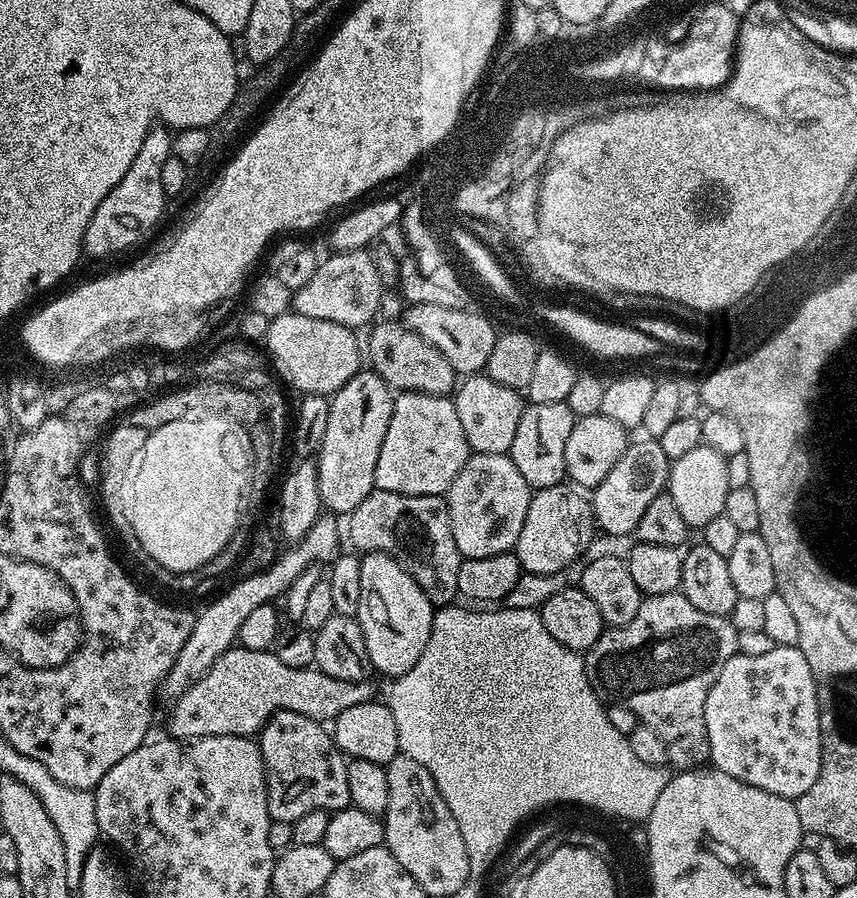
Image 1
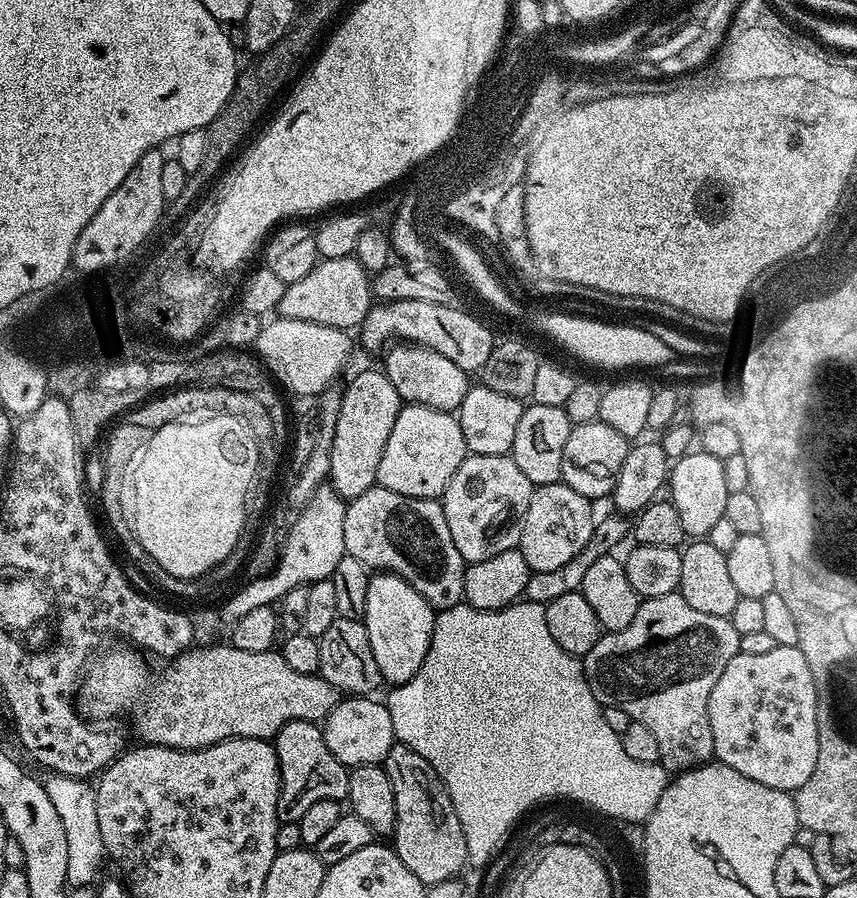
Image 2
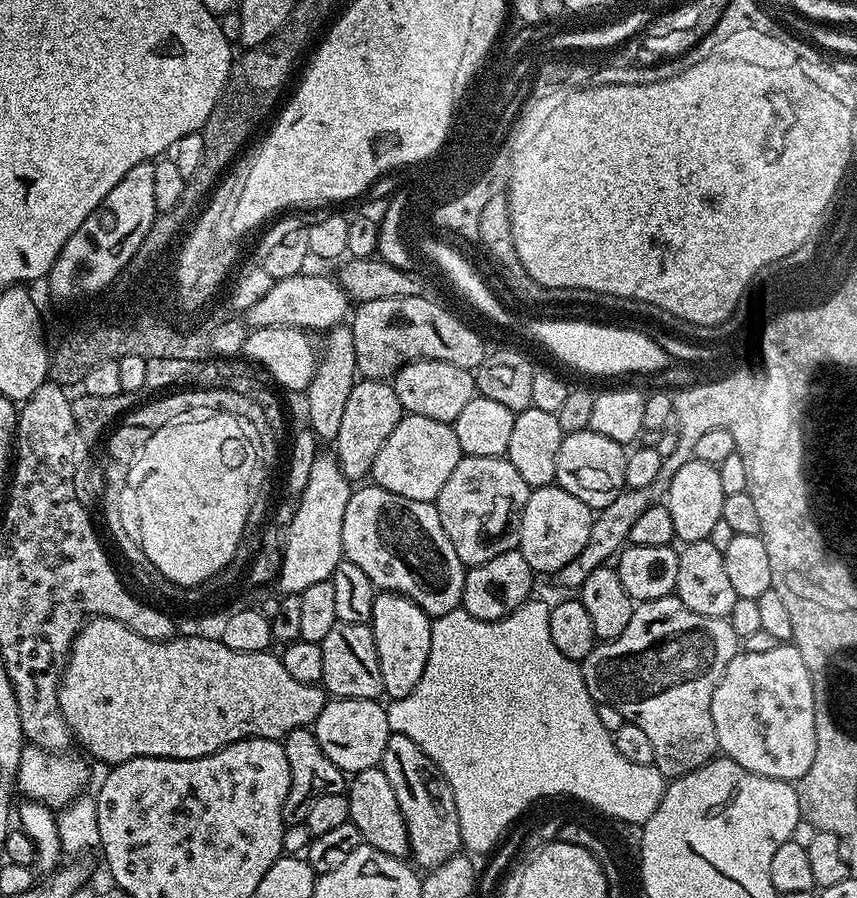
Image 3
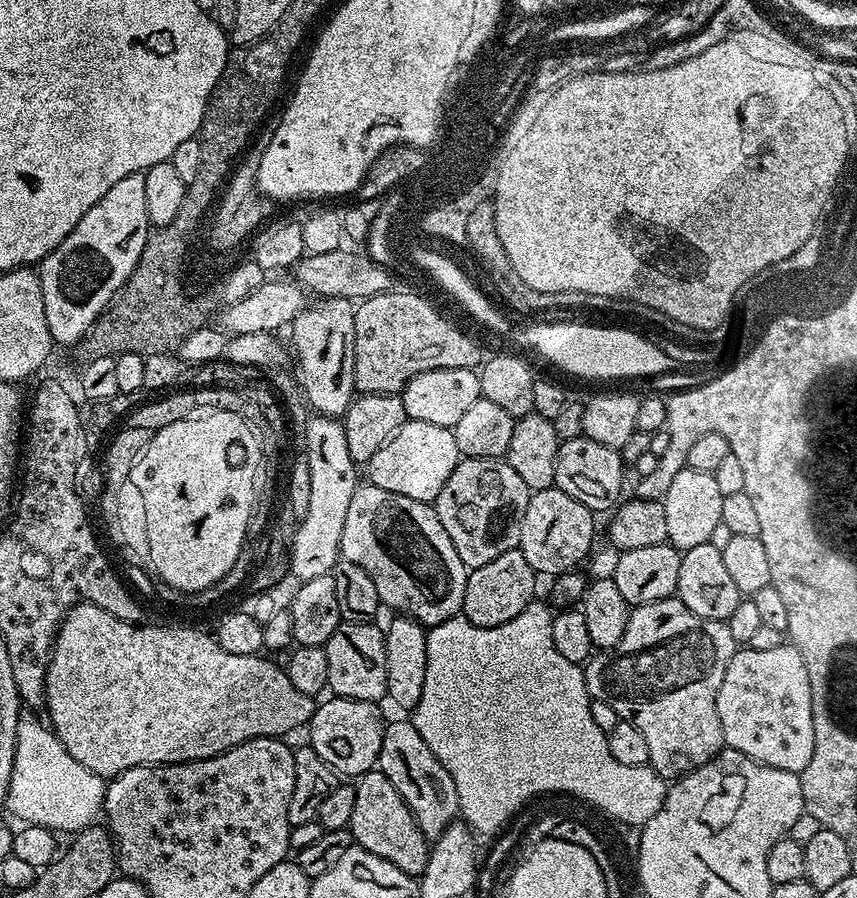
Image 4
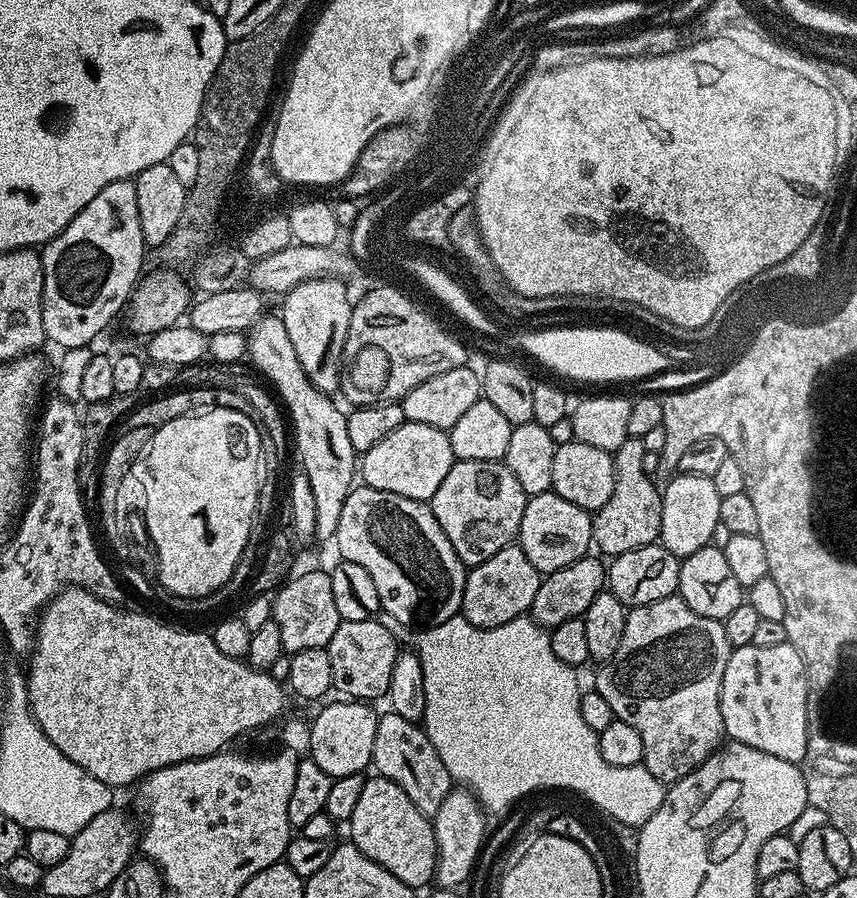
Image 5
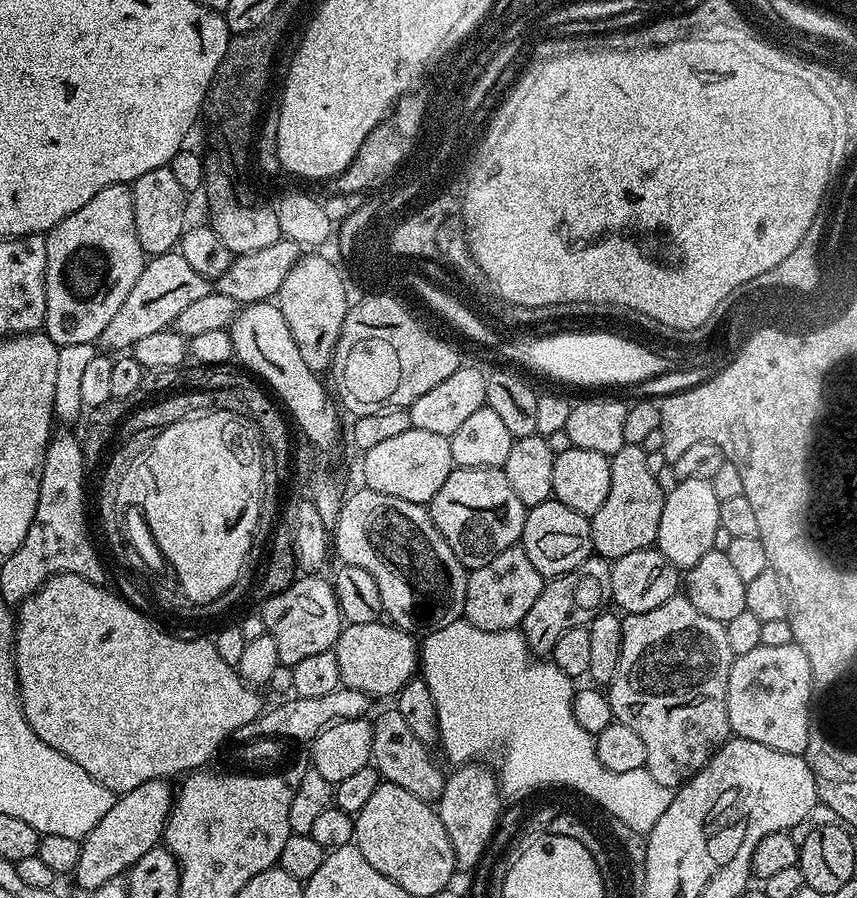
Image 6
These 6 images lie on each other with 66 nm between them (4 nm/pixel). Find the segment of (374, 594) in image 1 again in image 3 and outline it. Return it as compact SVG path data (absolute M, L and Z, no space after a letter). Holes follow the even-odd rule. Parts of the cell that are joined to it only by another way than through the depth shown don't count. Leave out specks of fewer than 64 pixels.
M380 592L374 602L370 627L378 646L378 666L382 666L384 696L389 701L406 698L406 694L418 686L422 670L426 670L432 620L410 598L396 592Z

